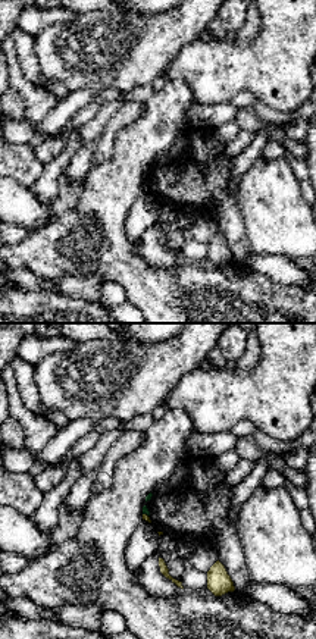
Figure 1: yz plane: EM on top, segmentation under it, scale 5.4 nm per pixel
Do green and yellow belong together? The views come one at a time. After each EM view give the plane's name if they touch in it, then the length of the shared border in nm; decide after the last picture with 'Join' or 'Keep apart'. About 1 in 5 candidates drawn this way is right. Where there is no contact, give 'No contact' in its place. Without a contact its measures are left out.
Touches green in yz. Shared border 40 nm

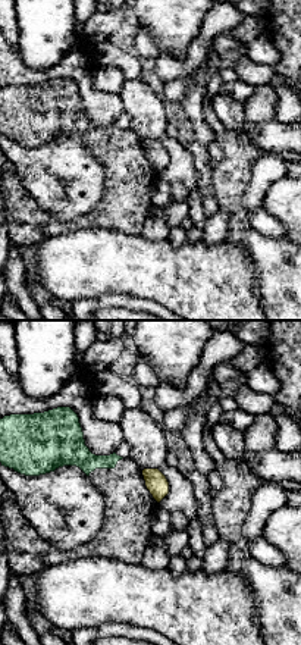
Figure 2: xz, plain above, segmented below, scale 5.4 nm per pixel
No contact

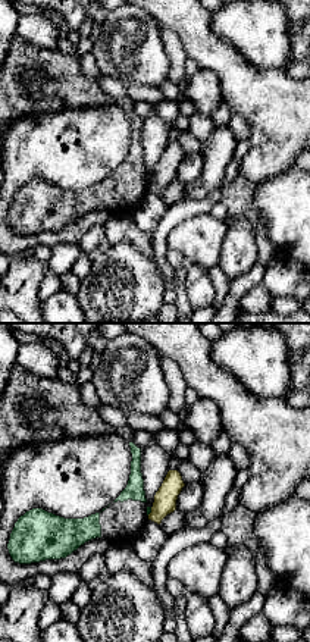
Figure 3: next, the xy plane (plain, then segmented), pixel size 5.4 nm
Touches green in xy. Shared border 50 nm

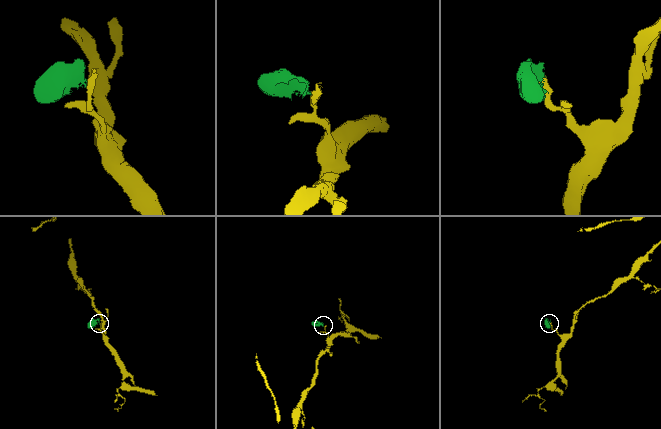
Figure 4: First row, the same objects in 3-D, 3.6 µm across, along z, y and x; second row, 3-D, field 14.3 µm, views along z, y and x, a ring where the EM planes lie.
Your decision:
Keep apart

